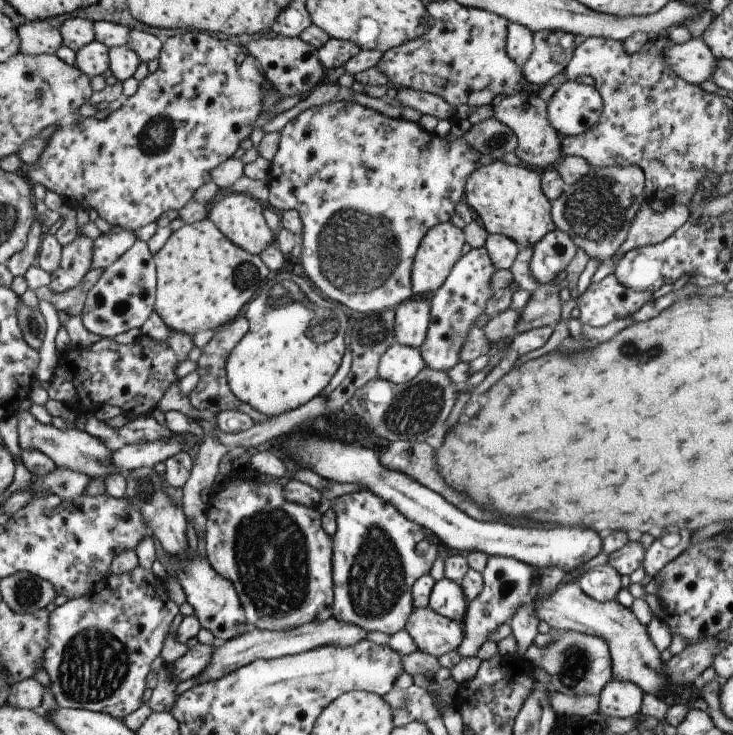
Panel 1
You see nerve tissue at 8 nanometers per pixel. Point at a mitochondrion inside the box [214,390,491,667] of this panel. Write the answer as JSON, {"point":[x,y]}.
{"point":[270,552]}

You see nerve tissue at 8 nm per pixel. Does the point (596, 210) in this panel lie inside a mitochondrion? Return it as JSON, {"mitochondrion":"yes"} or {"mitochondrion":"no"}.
{"mitochondrion":"yes"}

